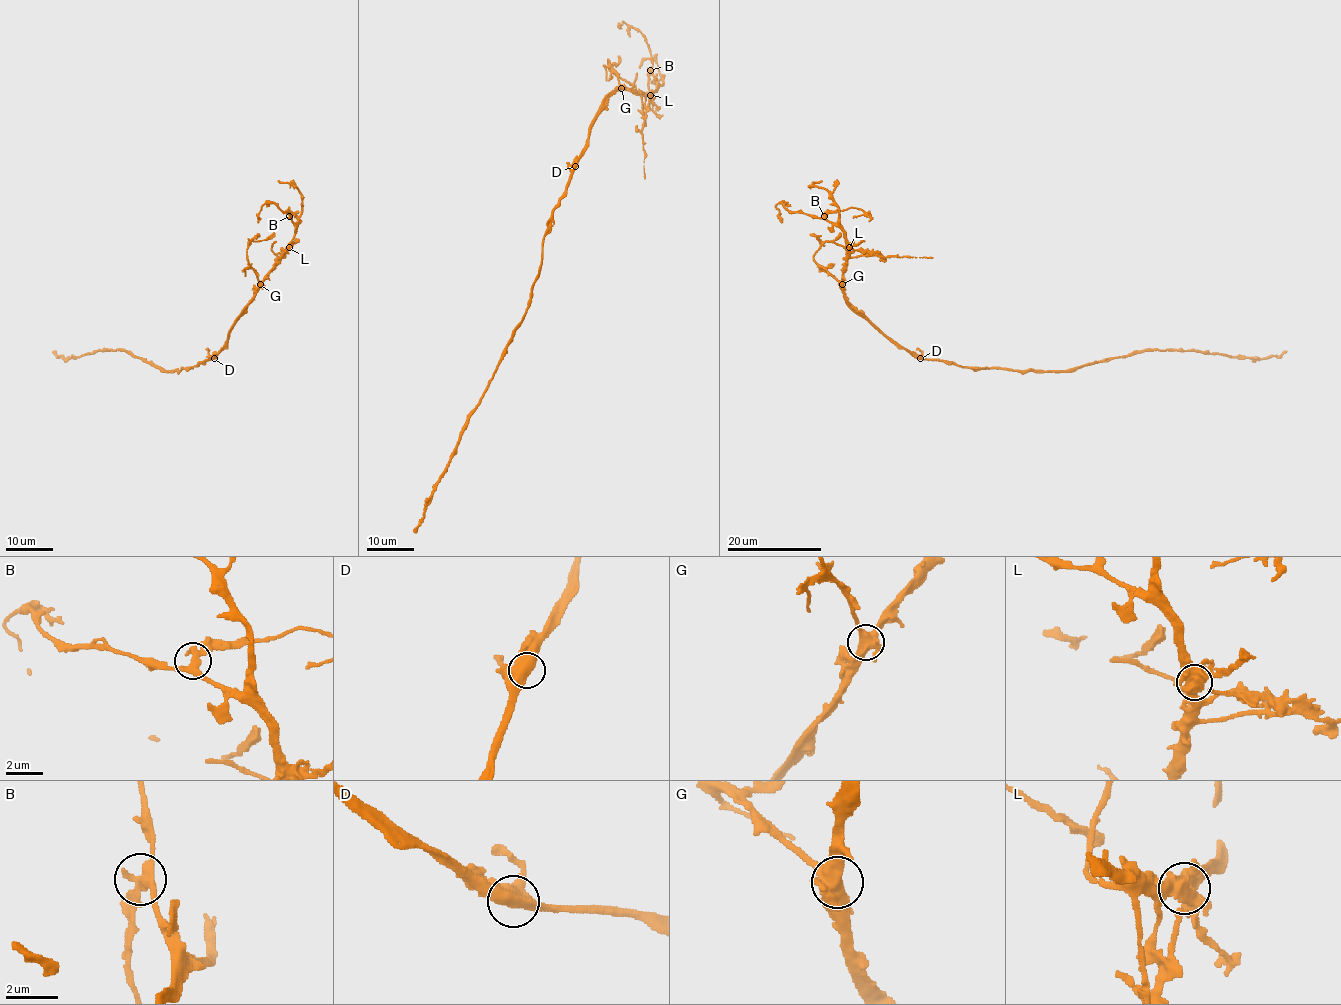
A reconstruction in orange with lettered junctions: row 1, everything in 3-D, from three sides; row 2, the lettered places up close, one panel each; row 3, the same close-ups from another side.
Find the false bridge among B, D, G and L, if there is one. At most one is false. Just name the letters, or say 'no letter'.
L

